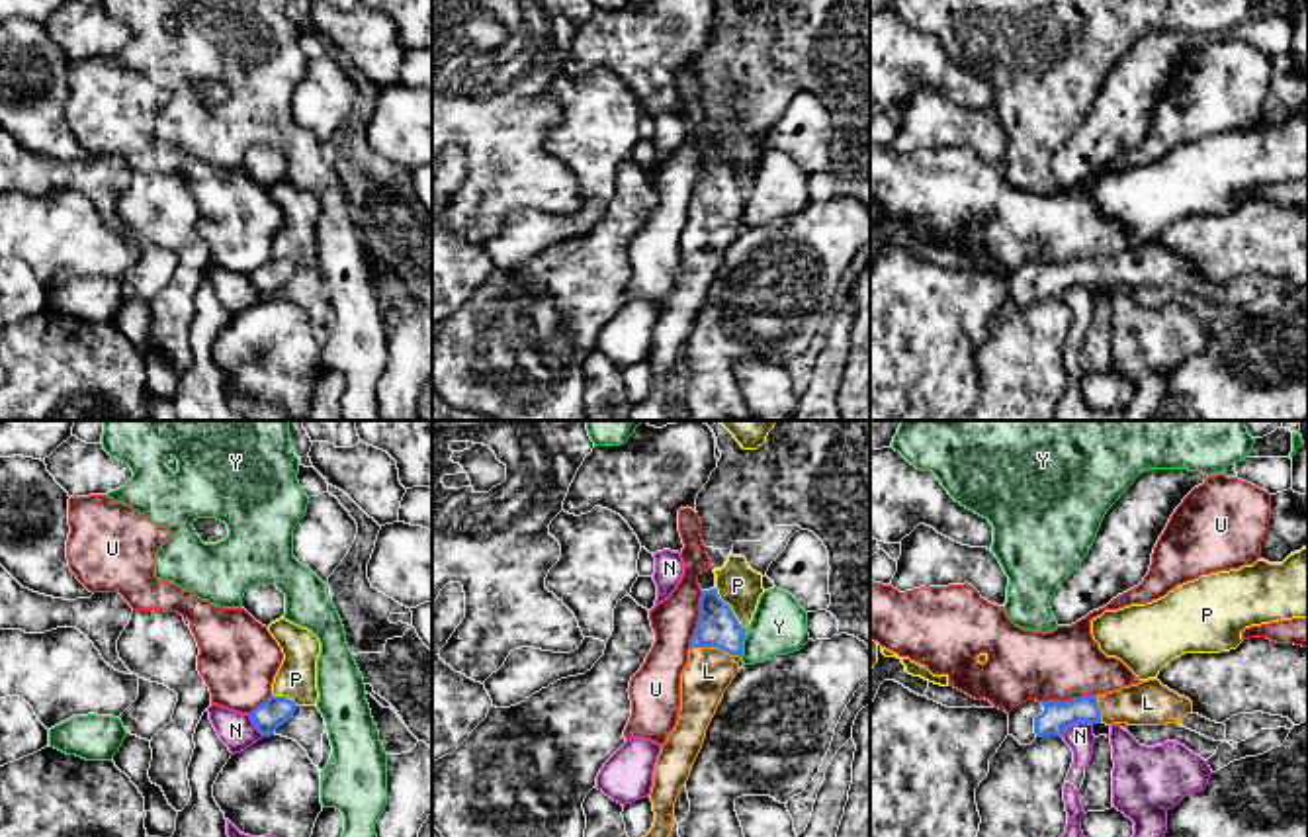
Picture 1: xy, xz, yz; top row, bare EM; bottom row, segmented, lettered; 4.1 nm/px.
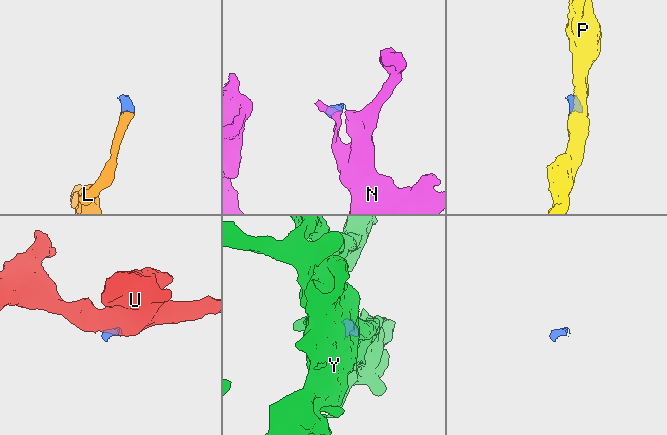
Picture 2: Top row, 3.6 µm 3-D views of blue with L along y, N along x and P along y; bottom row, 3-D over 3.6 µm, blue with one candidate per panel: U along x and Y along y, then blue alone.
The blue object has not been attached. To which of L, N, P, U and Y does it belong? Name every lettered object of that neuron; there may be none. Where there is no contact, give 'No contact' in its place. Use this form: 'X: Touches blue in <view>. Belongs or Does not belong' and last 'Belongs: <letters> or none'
L: Touches blue in xz. Belongs
N: Touches blue in yz. Does not belong
P: Touches blue in xz. Does not belong
U: Touches blue in xz. Does not belong
Y: Touches blue in xz. Does not belong
Belongs: L

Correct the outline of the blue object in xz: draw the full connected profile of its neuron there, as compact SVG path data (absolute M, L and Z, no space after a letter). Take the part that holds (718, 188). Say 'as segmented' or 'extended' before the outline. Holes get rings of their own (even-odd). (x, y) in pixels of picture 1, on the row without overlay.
extended; M714 131L700 135L698 147L700 182L690 201L688 225L680 235L680 274L653 332L649 360L655 383L649 395L633 405L630 420L667 420L667 403L676 385L675 364L690 338L723 254L739 235L745 190L719 160Z

